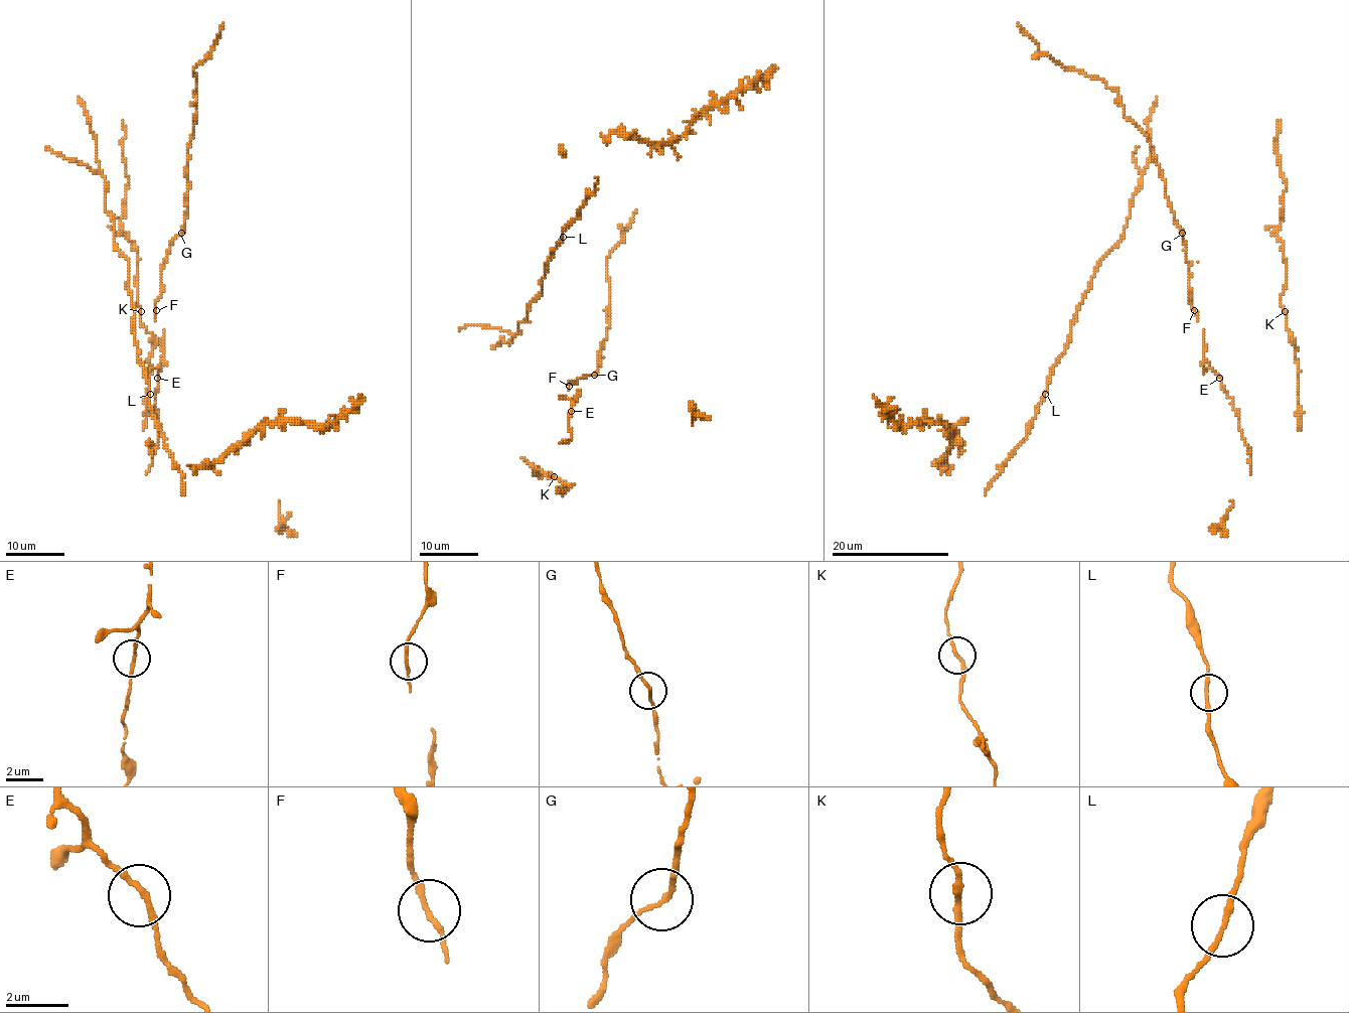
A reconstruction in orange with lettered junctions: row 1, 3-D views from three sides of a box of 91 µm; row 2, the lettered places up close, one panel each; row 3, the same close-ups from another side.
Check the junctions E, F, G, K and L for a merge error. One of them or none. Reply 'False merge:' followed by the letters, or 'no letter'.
False merge: no letter

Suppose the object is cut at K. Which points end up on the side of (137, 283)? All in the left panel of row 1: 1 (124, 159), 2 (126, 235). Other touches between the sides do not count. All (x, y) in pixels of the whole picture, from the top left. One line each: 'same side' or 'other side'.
1: same side
2: same side

